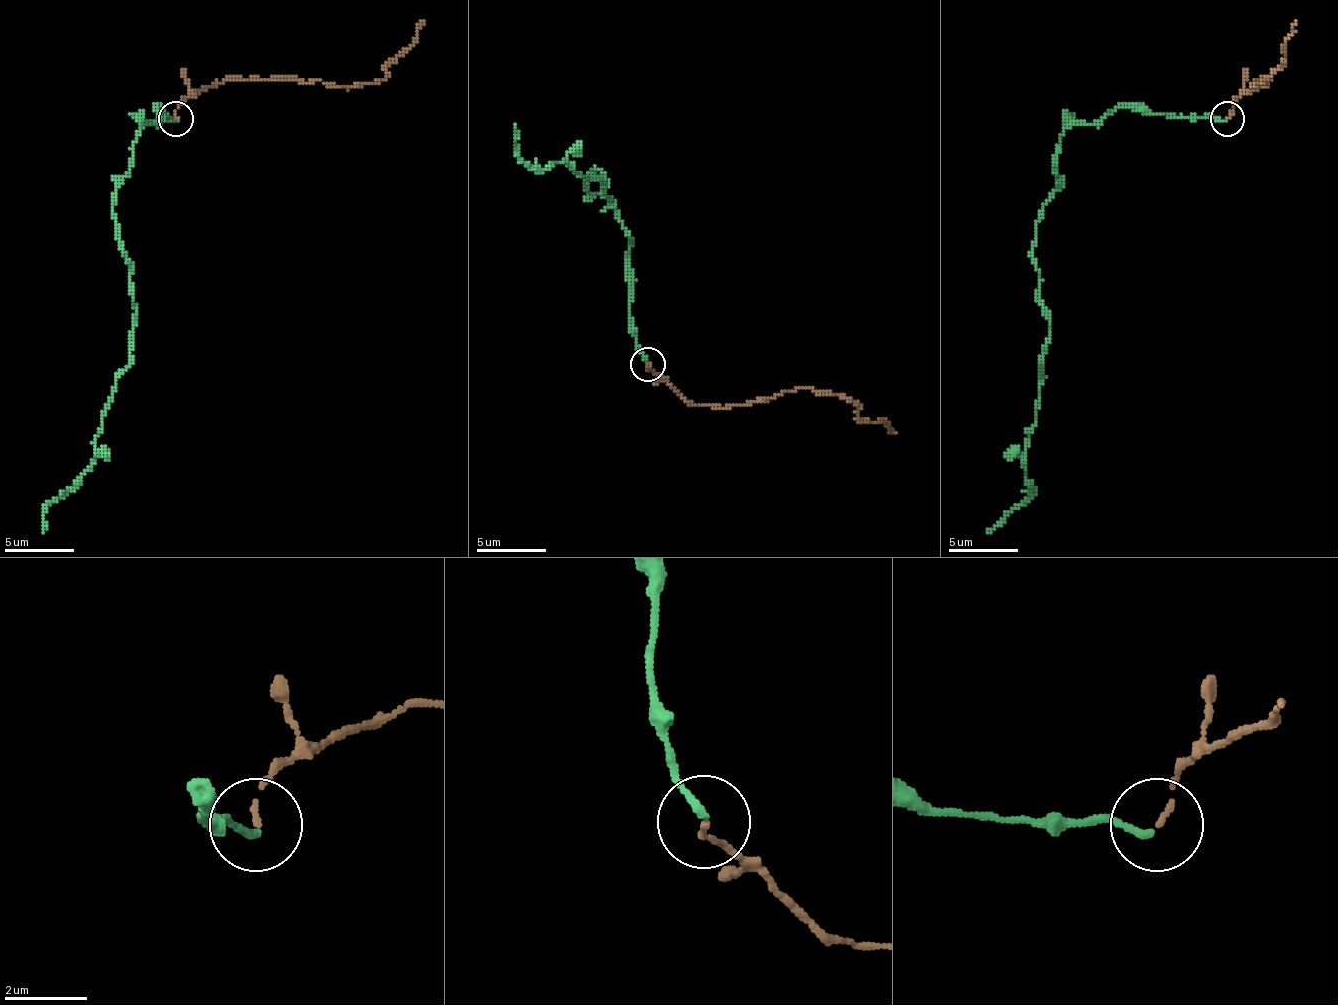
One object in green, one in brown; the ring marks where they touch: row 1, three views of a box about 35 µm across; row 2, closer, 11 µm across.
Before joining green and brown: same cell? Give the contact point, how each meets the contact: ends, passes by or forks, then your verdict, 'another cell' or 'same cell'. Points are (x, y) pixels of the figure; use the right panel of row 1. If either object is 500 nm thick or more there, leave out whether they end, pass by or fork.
at (1227, 118); green ends there; brown ends there; same cell

